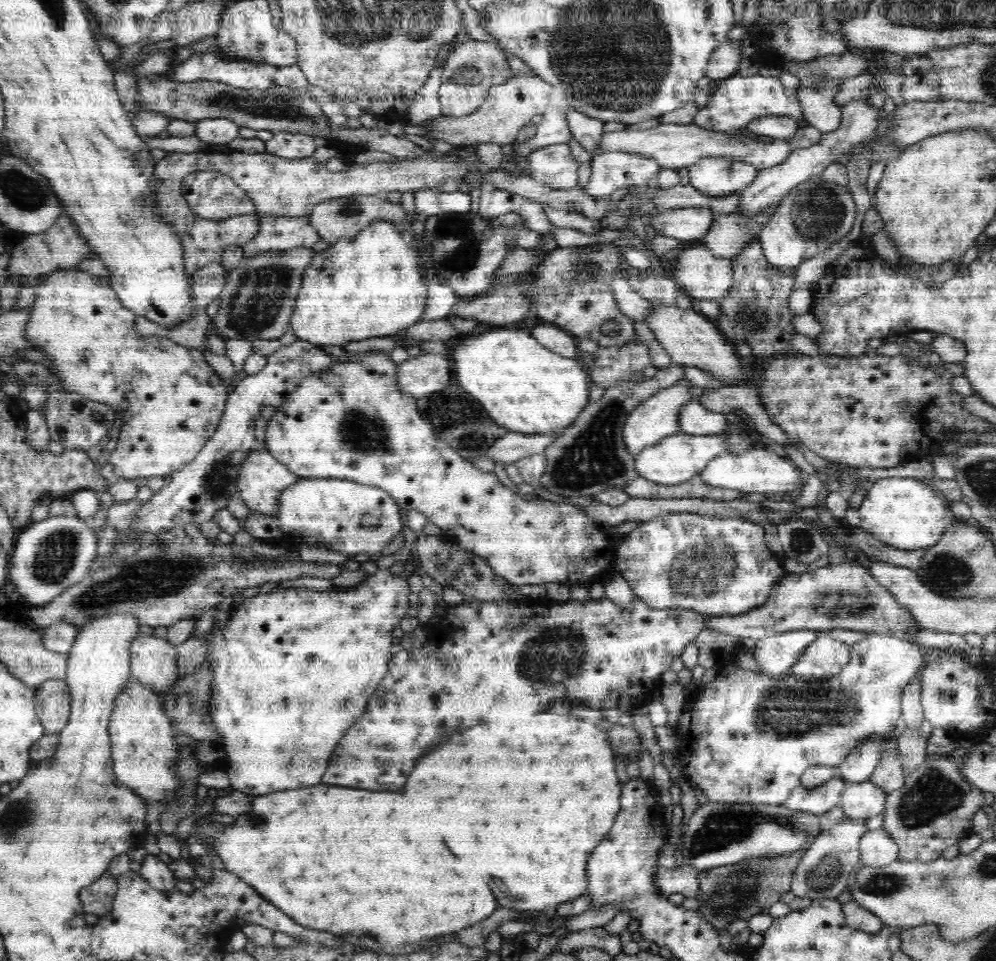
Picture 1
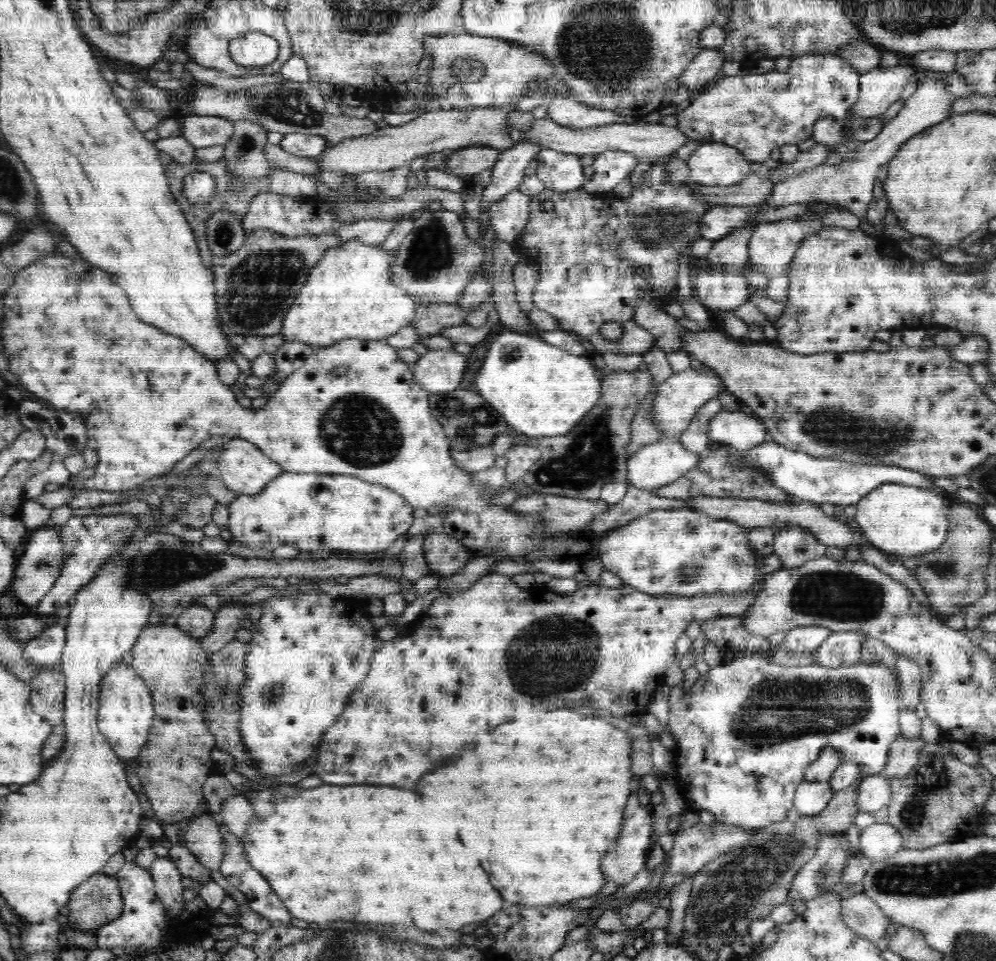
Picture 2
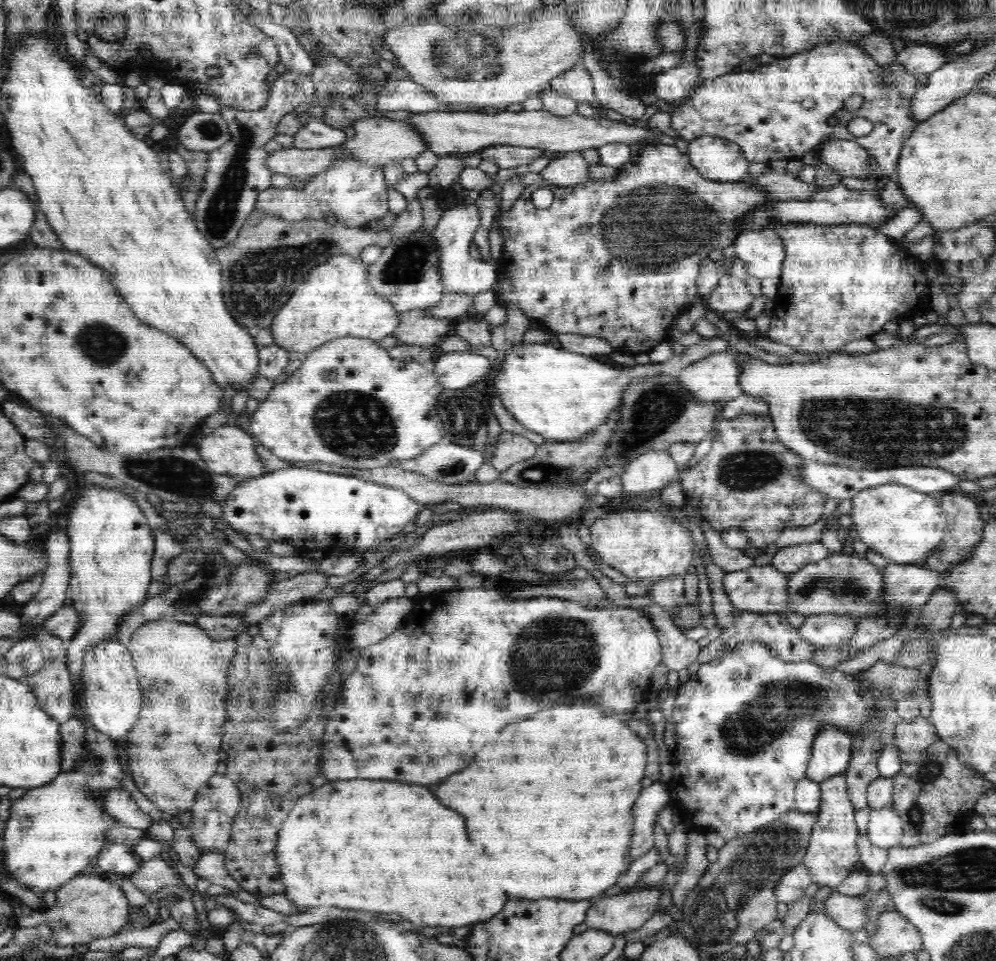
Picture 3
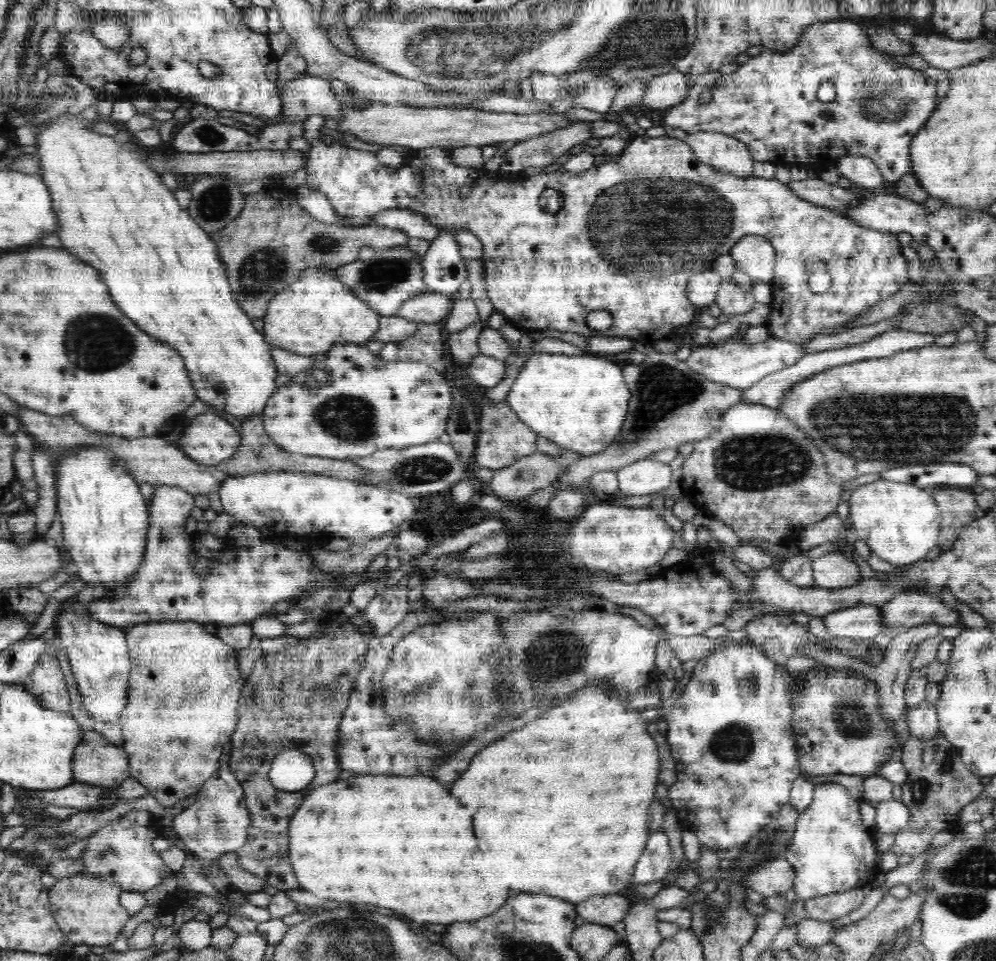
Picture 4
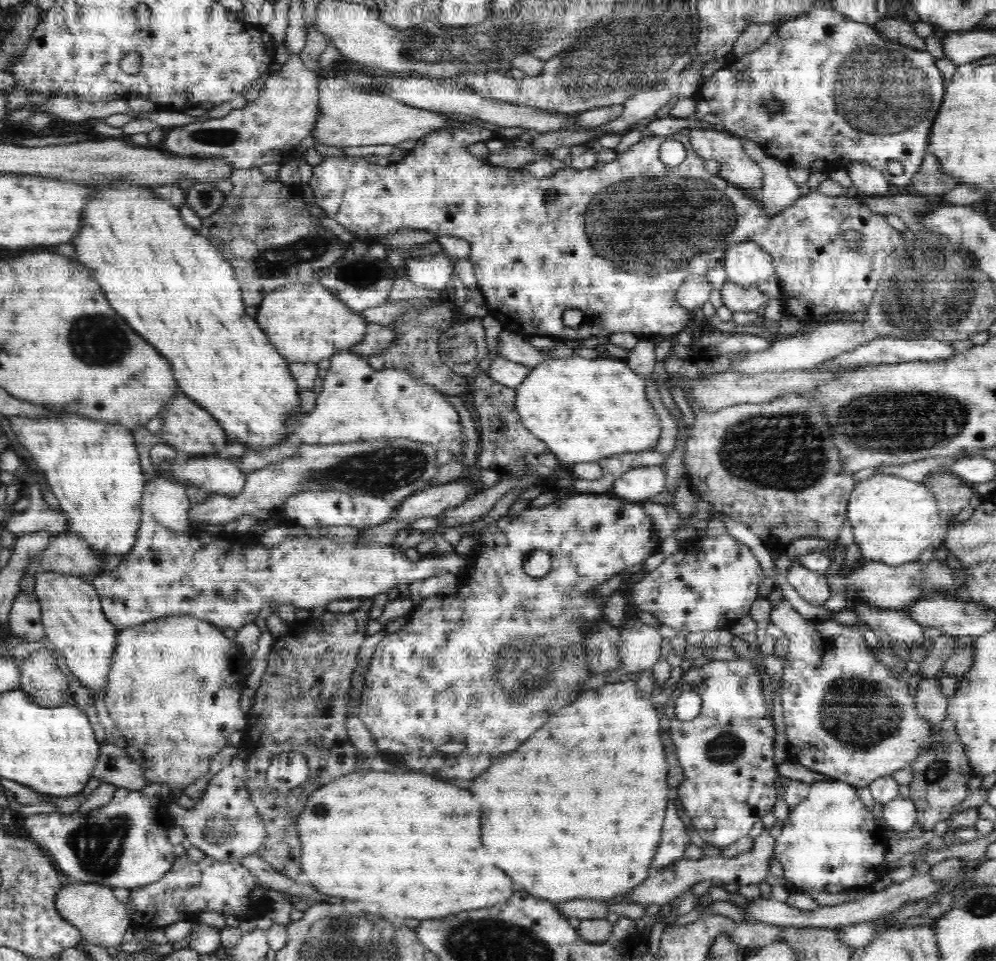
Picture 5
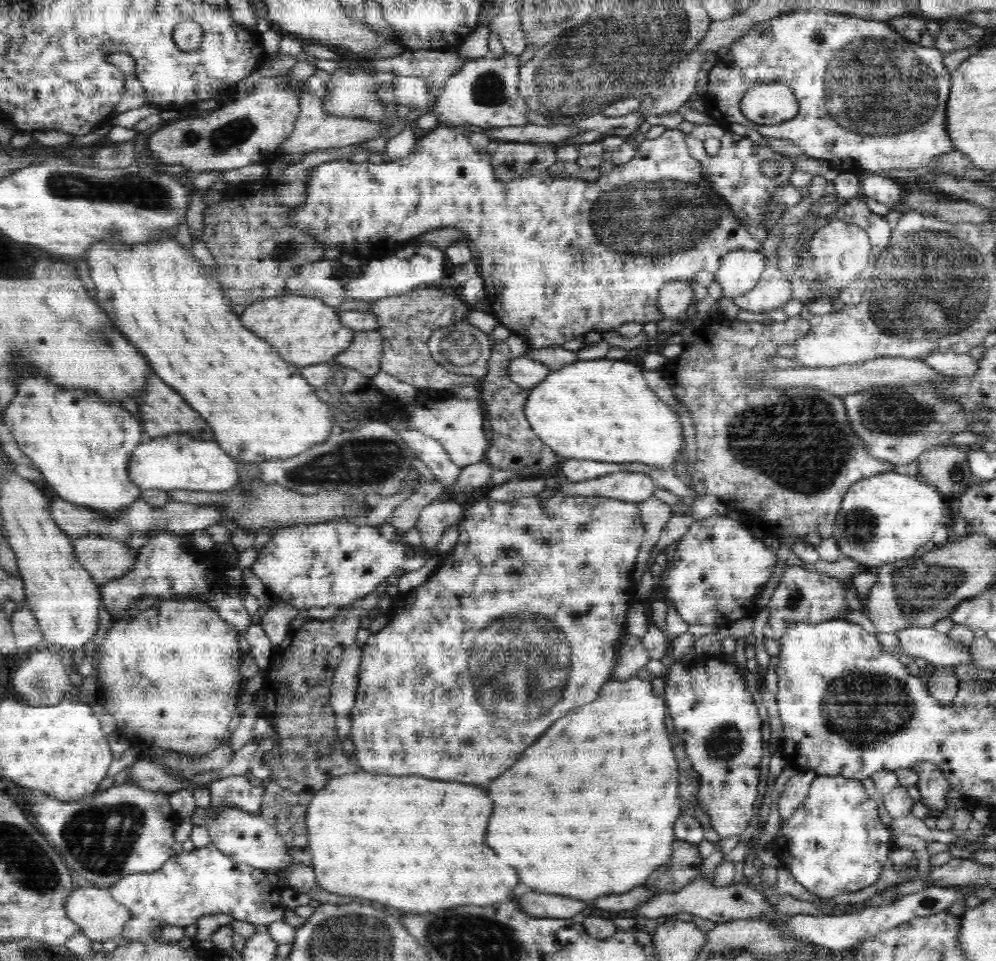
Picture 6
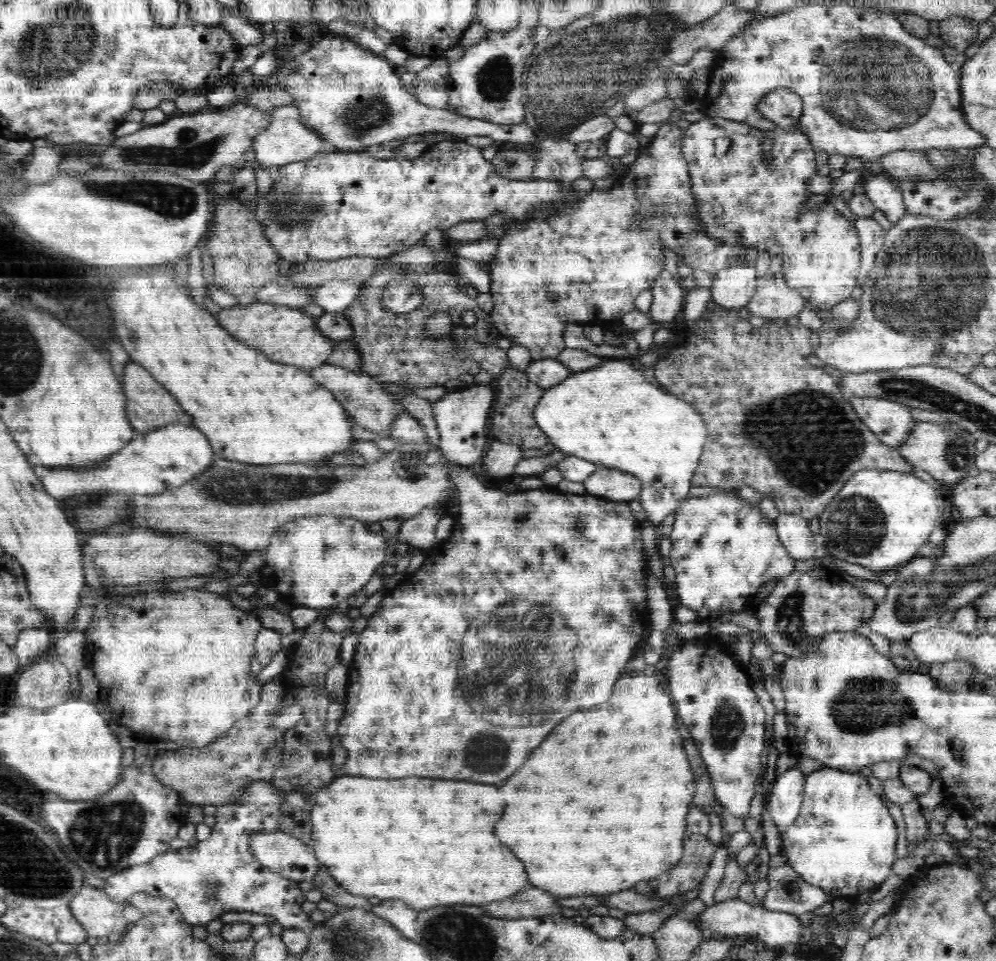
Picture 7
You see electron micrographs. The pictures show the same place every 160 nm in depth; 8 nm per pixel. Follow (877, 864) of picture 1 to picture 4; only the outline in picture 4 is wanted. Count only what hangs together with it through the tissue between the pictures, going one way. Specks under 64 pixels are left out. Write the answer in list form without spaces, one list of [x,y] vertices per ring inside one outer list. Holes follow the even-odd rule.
[[[888,800],[875,807],[875,826],[882,834],[898,834],[908,826],[909,808],[902,800]]]

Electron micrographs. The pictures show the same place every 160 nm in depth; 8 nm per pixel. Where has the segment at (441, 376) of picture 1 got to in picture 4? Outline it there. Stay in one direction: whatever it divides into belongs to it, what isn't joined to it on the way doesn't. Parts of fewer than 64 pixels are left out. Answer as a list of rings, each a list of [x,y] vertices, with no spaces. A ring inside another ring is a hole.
[[[482,354],[472,358],[464,366],[465,376],[473,380],[472,386],[486,389],[496,386],[505,378],[505,371],[506,366],[502,360]]]

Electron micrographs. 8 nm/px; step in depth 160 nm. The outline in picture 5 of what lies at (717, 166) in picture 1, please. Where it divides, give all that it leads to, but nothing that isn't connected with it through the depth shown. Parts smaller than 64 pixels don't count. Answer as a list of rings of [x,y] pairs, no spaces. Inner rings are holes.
[[[692,129],[689,133],[689,139],[691,147],[700,158],[716,160],[720,163],[718,178],[728,182],[729,185],[740,190],[740,193],[745,194],[748,198],[760,198],[764,175],[762,175],[760,165],[749,157],[742,140],[725,133],[725,131],[716,131],[715,129]]]

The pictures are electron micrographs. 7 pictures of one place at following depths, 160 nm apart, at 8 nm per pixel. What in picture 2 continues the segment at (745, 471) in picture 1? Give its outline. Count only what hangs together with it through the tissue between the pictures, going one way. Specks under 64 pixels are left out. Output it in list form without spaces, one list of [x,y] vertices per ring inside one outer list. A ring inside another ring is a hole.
[[[769,440],[746,450],[743,454],[735,454],[738,461],[754,463],[768,471],[770,479],[787,491],[788,494],[798,496],[803,501],[820,504],[825,508],[832,505],[856,505],[864,495],[872,492],[877,486],[884,483],[900,483],[924,489],[933,489],[935,486],[926,479],[926,474],[909,468],[892,465],[865,465],[850,463],[840,459],[812,457],[801,451],[792,451],[783,448],[778,443]]]

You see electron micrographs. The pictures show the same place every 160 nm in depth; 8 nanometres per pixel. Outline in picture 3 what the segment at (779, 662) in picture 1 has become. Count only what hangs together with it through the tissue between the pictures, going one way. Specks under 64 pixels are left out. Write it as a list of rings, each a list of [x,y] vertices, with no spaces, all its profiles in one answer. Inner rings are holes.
[[[818,614],[807,616],[797,629],[802,640],[816,647],[838,647],[856,630],[858,618],[839,614]]]

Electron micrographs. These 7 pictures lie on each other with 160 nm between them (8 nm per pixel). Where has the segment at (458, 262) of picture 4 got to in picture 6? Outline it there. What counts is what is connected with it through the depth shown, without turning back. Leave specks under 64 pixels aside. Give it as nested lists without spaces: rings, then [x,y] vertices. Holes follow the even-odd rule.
[[[416,240],[400,246],[394,254],[366,262],[364,272],[350,280],[344,291],[351,301],[375,302],[378,298],[404,294],[424,284],[438,285],[444,276],[444,252],[430,243]]]

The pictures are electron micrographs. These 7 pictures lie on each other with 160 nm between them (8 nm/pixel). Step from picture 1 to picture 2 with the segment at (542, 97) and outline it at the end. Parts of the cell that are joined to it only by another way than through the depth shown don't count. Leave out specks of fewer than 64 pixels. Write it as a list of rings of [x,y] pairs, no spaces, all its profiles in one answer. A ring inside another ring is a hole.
[[[516,102],[495,106],[495,108],[462,109],[459,111],[442,110],[440,108],[438,111],[423,113],[401,126],[388,125],[387,127],[377,128],[372,134],[361,135],[360,138],[344,138],[342,142],[331,144],[314,157],[318,157],[321,170],[347,172],[350,176],[358,176],[359,172],[382,172],[384,170],[398,169],[409,165],[414,158],[421,154],[442,152],[446,148],[457,150],[465,147],[487,146],[504,151],[514,143],[509,140],[508,136],[504,136],[501,127],[508,122],[508,114],[512,114],[514,110],[516,110]]]

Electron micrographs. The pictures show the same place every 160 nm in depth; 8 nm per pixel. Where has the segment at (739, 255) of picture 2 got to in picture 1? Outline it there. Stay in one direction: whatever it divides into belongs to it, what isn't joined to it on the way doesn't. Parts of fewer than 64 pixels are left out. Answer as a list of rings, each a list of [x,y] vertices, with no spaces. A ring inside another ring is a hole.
[[[780,204],[763,211],[756,217],[744,219],[742,215],[717,215],[712,221],[710,232],[701,242],[718,257],[731,259],[742,252],[742,248],[759,236],[762,225],[767,221]]]

